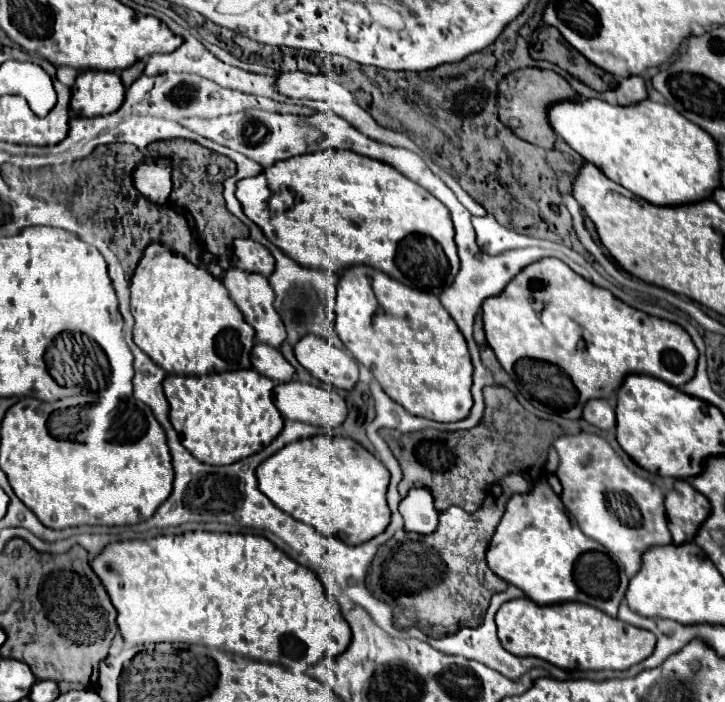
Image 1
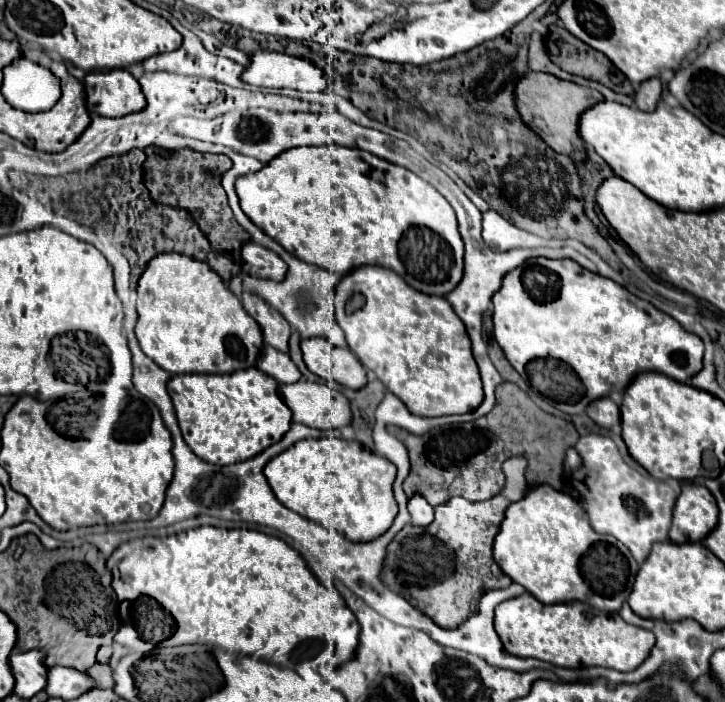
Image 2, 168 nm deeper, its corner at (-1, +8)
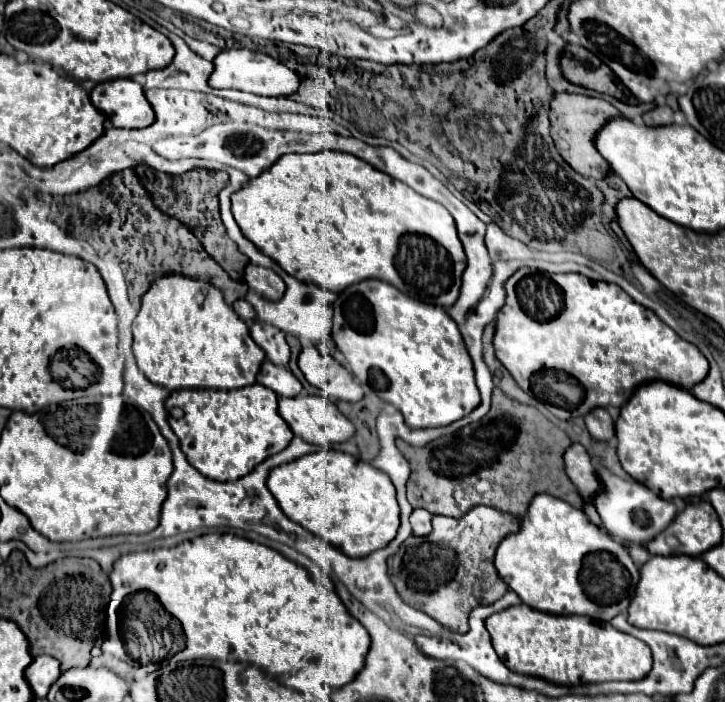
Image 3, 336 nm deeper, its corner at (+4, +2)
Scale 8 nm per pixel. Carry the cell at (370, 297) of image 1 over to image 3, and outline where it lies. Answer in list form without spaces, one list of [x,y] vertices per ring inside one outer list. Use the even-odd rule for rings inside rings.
[[[362,280],[338,294],[334,302],[332,338],[350,362],[356,380],[362,386],[370,386],[384,402],[398,408],[410,428],[434,428],[452,424],[480,404],[472,360],[466,352],[456,322],[444,308],[418,302],[396,290],[392,284],[386,284],[384,280]]]

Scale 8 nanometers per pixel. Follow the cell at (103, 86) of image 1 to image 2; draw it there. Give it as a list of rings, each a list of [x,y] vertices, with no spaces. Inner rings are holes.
[[[129,70],[91,72],[85,76],[87,108],[93,114],[119,118],[145,108],[145,96]]]

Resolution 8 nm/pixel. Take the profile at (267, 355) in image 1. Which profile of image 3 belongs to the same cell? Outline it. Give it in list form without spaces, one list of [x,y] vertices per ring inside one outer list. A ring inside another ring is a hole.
[[[264,360],[256,382],[264,384],[266,388],[272,388],[278,396],[298,396],[302,390],[302,384],[286,366],[276,366],[270,360]]]

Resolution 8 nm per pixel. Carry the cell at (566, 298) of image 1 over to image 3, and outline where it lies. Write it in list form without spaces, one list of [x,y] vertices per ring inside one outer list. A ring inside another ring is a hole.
[[[520,268],[512,278],[506,280],[504,284],[506,290],[506,300],[504,306],[498,310],[496,314],[496,332],[494,332],[494,350],[496,350],[496,358],[506,366],[506,370],[512,374],[512,378],[518,382],[518,386],[524,392],[532,392],[532,396],[536,396],[556,418],[560,420],[572,420],[578,416],[586,416],[592,408],[598,406],[622,406],[628,402],[628,398],[632,396],[632,390],[638,388],[640,384],[646,382],[654,382],[654,380],[662,380],[674,386],[682,386],[686,390],[690,390],[694,384],[698,384],[706,374],[708,374],[708,360],[704,358],[704,354],[690,342],[686,342],[684,338],[680,338],[670,326],[666,326],[652,310],[640,306],[638,302],[634,302],[620,286],[616,284],[608,284],[608,282],[594,282],[582,274],[546,274],[540,272],[536,268]],[[570,388],[578,388],[580,392],[580,400],[572,402],[570,398]]]

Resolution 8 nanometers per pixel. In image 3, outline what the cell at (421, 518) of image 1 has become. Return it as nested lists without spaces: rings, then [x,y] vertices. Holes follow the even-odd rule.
[[[414,508],[414,512],[410,514],[410,524],[412,524],[412,532],[414,536],[428,536],[432,530],[432,514],[428,514],[424,508]]]

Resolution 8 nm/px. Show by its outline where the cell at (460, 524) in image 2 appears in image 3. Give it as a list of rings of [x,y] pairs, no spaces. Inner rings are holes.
[[[476,506],[460,518],[434,516],[428,536],[406,538],[400,550],[388,558],[388,576],[406,604],[426,612],[450,630],[468,632],[468,612],[478,604],[492,604],[508,590],[494,570],[492,556],[500,540],[518,528],[516,516],[496,508]]]

